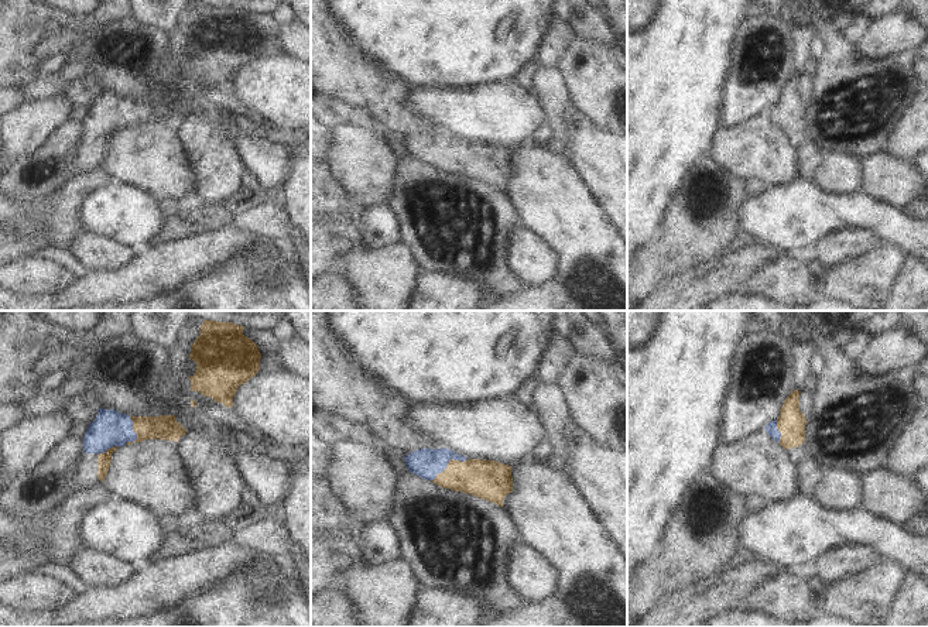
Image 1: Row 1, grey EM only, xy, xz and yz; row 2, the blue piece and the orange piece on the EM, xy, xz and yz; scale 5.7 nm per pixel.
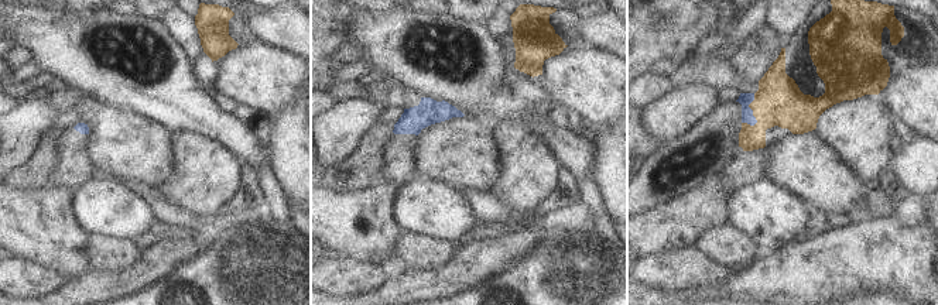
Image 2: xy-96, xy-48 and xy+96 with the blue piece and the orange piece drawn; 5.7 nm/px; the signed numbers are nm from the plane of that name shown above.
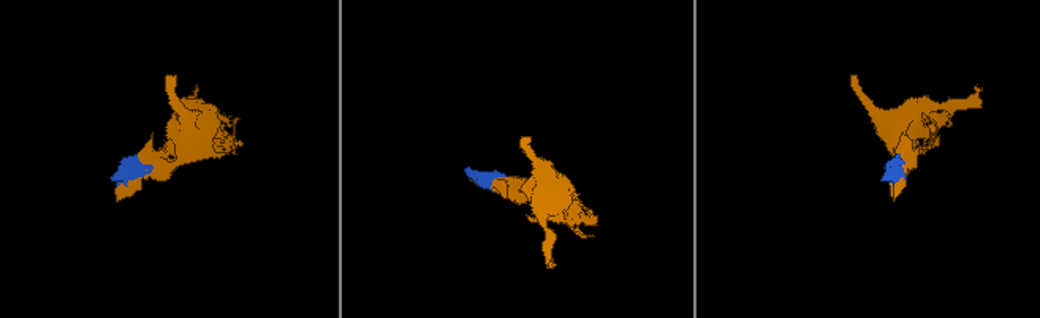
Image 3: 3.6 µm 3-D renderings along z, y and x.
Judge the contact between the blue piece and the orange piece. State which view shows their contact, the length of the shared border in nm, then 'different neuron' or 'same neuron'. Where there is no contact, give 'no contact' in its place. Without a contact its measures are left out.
contact in xz; length 240 nm; same neuron

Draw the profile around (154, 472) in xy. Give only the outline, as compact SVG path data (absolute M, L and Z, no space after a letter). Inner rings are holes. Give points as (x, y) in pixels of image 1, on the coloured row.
M147 439L119 446L112 453L110 467L103 483L114 497L140 503L158 514L181 517L196 511L199 504L192 472L181 452L178 442Z

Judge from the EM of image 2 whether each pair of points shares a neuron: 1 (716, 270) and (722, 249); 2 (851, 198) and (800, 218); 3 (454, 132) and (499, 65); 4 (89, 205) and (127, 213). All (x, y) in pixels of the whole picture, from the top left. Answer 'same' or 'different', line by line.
1: different
2: different
3: different
4: same

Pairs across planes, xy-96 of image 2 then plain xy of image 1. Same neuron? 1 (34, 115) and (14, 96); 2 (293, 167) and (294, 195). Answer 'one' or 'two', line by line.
1: two
2: one

